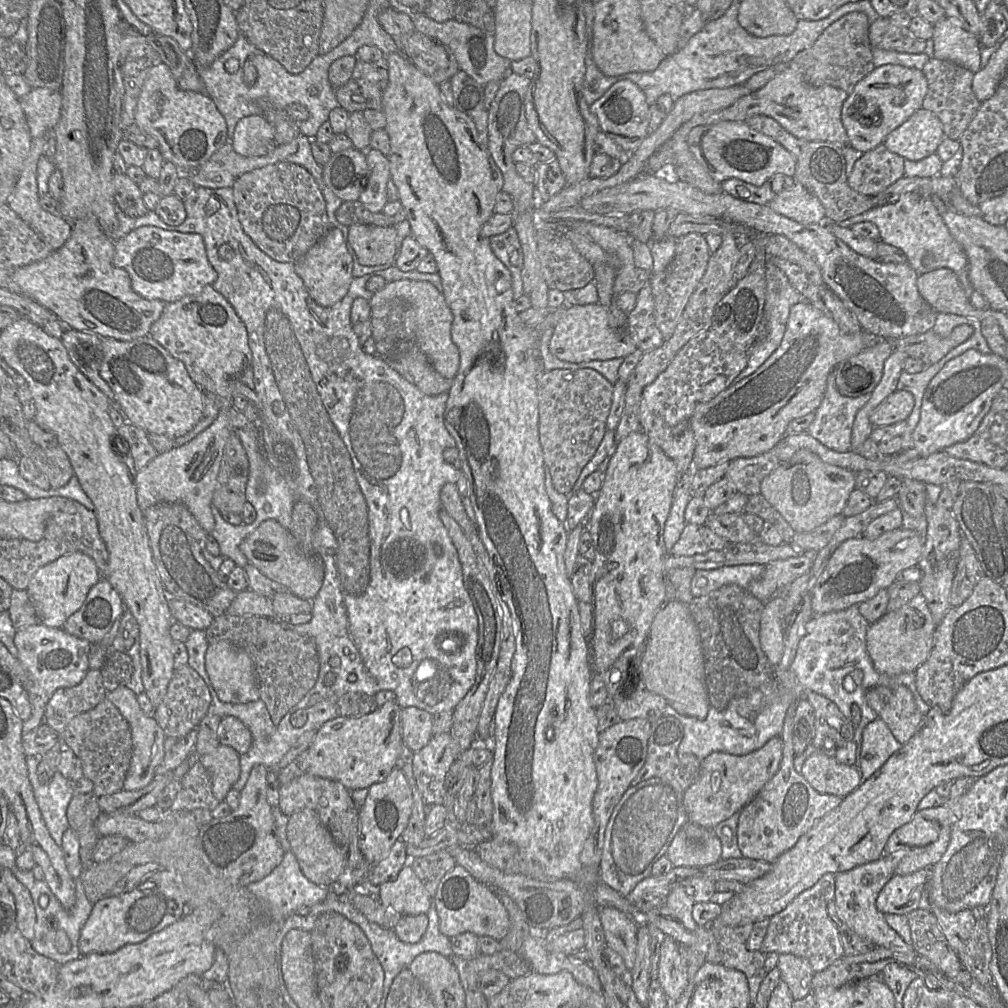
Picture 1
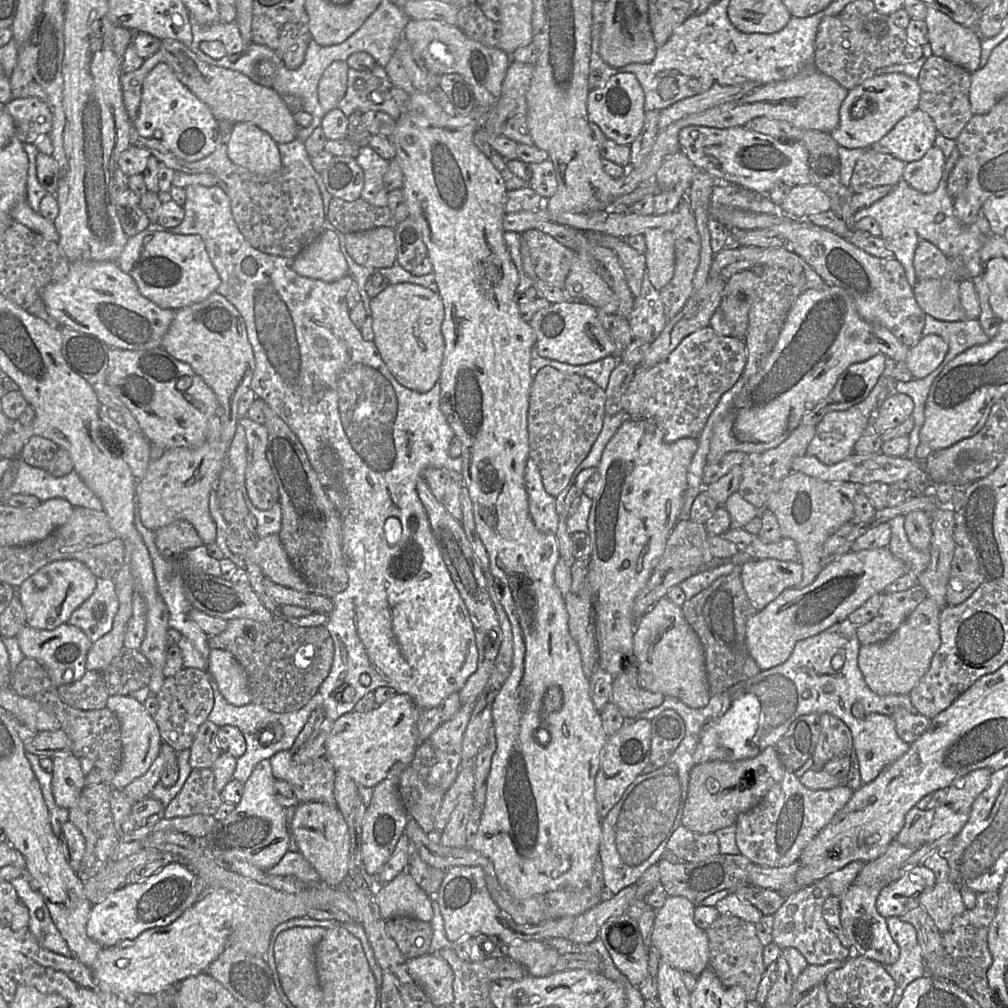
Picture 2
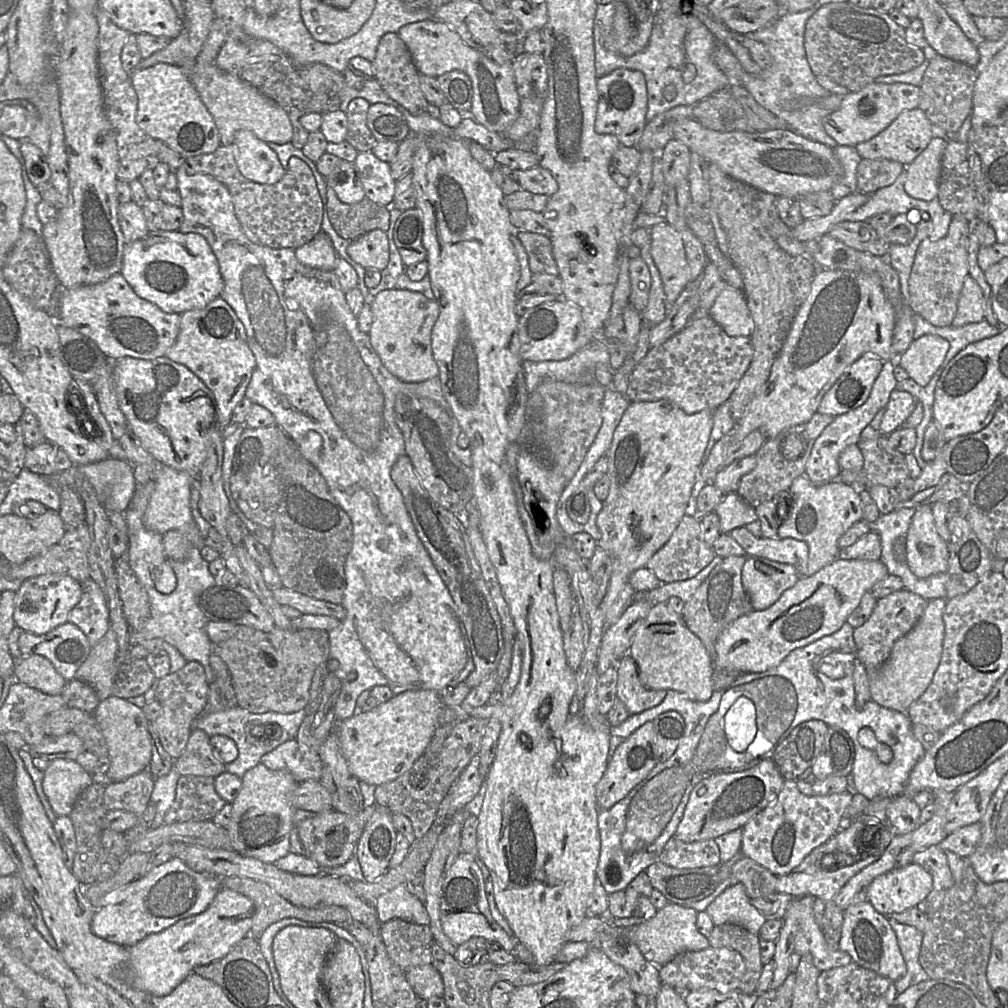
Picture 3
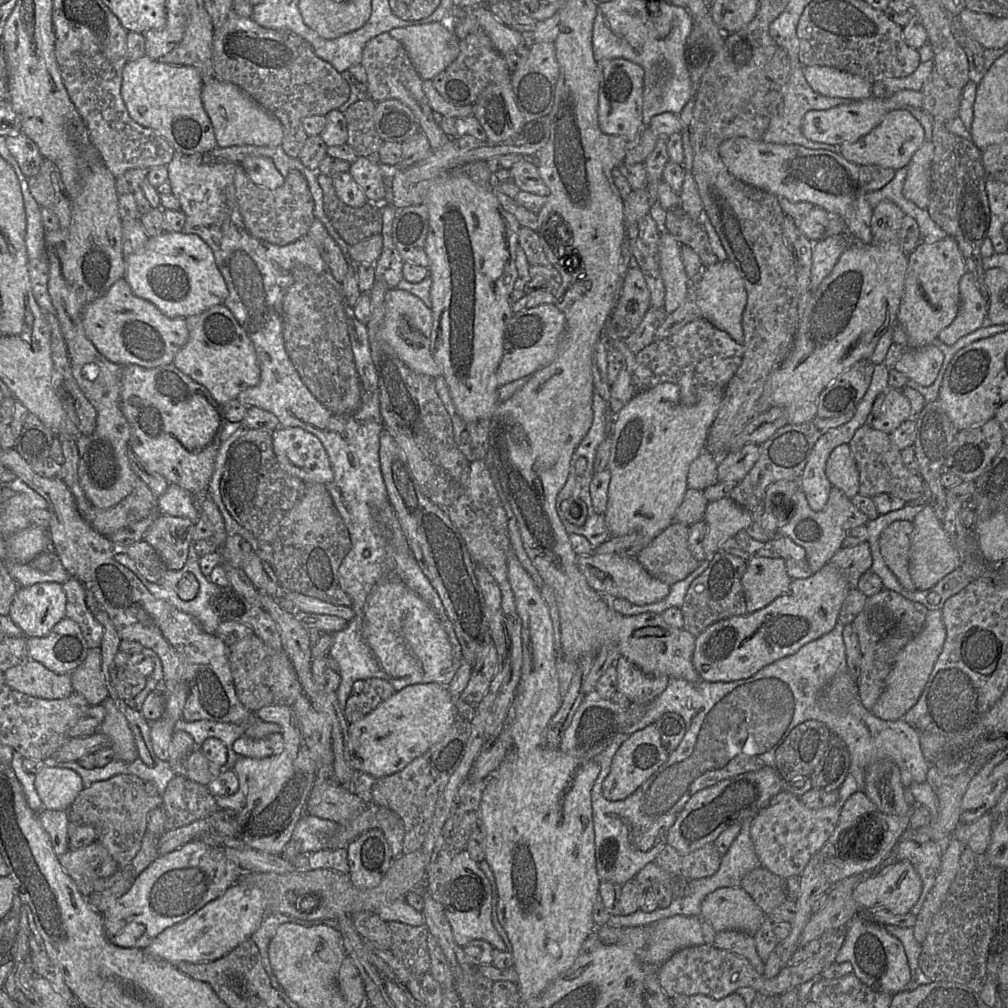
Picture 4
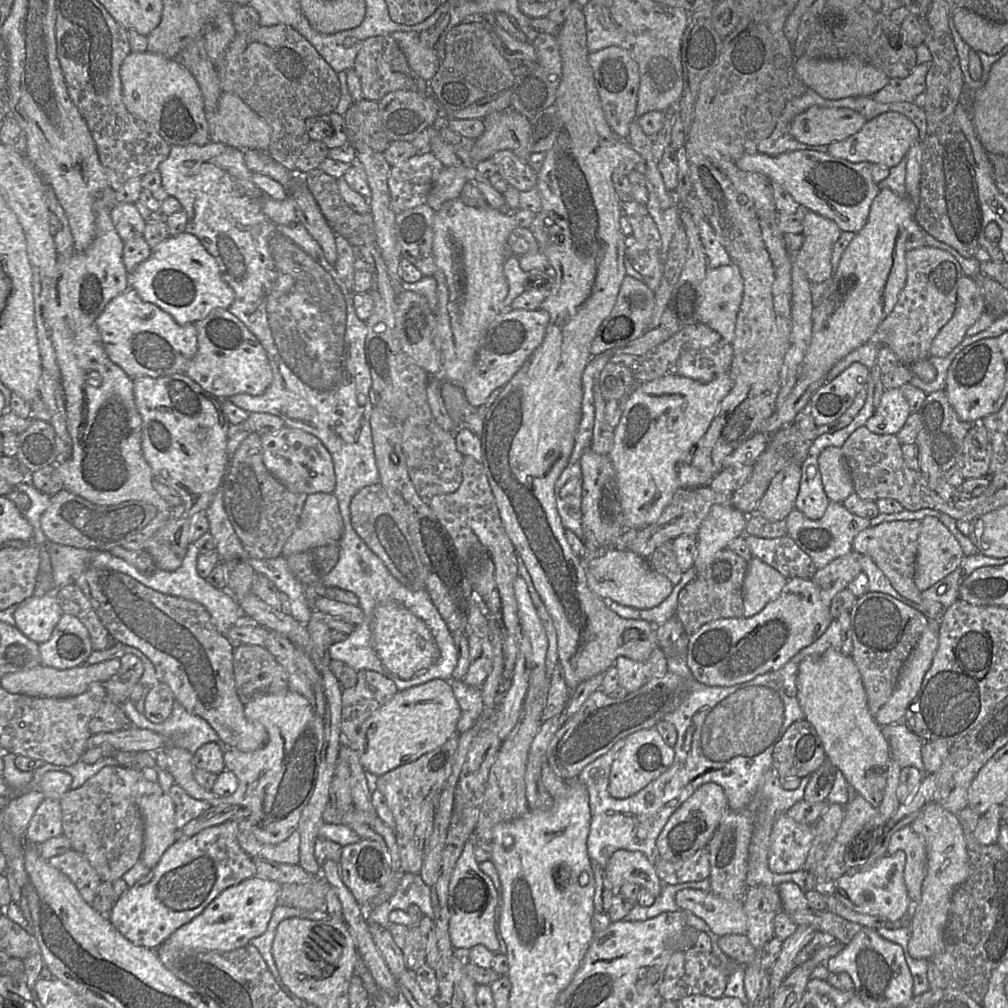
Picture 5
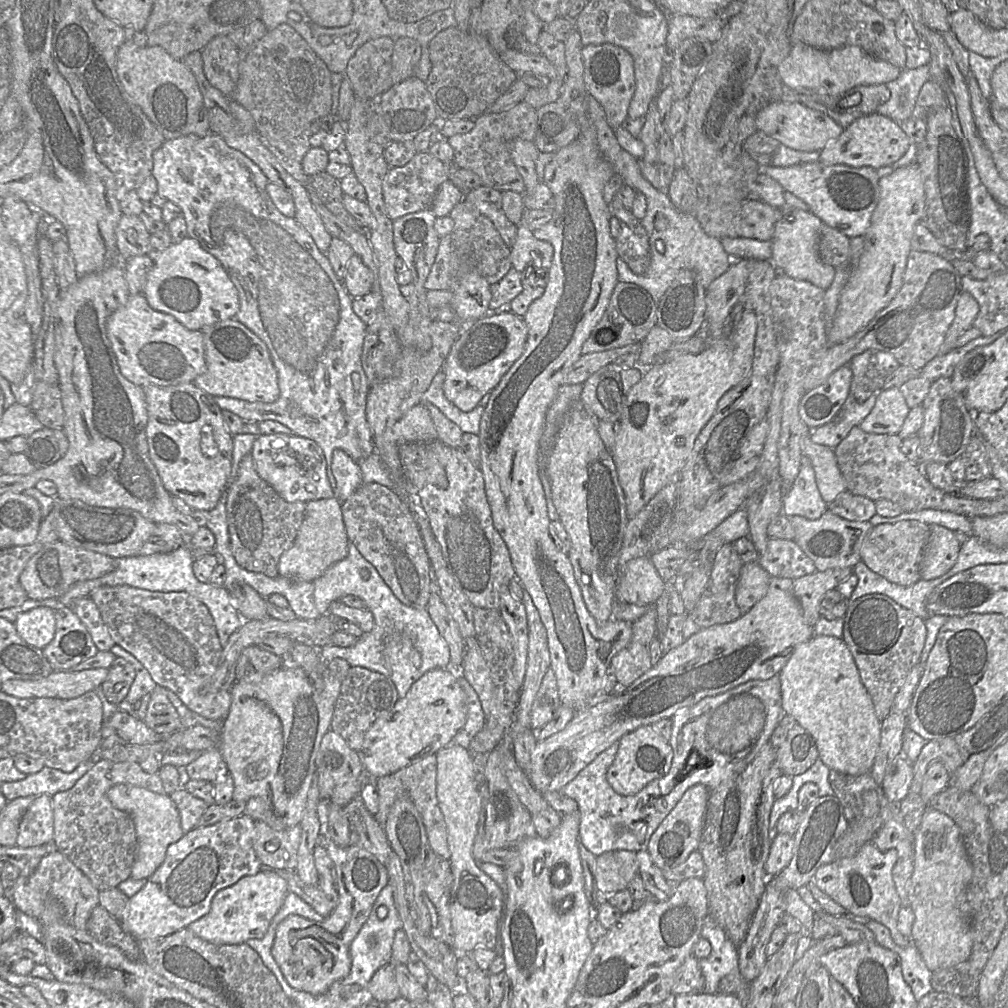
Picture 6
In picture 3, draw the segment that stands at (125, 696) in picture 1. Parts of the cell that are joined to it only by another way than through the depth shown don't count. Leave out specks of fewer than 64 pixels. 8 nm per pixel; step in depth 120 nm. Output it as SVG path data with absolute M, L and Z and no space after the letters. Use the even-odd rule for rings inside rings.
M109 696L100 701L93 715L108 747L110 767L106 776L109 781L124 781L149 767L152 756L152 738L148 730L149 721L141 708L126 699Z

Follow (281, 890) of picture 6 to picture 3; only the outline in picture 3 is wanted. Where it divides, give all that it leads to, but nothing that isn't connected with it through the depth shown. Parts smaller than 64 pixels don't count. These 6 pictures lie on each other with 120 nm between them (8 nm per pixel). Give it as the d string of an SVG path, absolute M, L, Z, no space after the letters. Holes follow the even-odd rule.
M220 889L209 907L200 914L179 920L167 929L150 934L128 948L129 961L123 978L135 989L154 996L170 994L197 966L225 957L250 934L254 904L246 896Z

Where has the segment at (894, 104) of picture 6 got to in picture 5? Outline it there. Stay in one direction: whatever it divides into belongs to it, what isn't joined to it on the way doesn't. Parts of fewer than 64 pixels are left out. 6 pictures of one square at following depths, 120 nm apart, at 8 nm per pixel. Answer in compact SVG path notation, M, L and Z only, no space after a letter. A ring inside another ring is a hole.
M931 61L917 64L905 78L892 78L873 97L880 103L910 102L925 91L926 75L931 67Z

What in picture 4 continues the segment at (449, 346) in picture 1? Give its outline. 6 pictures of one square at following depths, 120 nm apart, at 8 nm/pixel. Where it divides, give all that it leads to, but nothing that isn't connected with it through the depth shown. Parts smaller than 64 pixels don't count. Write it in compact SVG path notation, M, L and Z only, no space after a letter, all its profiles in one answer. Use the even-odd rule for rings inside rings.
M389 289L385 295L385 317L382 328L384 339L401 361L411 370L436 378L442 370L430 351L432 310L417 296L400 289Z

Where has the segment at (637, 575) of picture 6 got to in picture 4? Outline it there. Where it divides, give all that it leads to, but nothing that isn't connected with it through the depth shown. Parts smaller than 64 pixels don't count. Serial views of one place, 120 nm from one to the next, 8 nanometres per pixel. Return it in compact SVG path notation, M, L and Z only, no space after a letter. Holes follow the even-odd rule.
M614 554L576 555L576 565L589 587L606 598L621 598L635 605L661 601L670 592L670 586L651 576L633 557Z

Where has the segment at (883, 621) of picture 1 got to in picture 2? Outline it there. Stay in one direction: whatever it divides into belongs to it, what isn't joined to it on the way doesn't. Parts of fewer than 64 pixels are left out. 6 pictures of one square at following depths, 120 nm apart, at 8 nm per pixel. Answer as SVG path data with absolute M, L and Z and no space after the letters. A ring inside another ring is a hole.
M926 597L904 620L900 627L886 640L861 645L858 666L868 687L880 696L910 695L930 667L931 660L940 647L940 608L930 597Z

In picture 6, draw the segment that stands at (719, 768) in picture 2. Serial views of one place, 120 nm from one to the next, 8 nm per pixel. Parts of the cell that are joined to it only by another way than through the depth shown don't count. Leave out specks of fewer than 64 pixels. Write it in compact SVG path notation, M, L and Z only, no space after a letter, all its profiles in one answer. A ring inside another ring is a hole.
M703 784L690 787L651 835L647 852L652 862L659 869L668 870L675 868L686 861L690 853L697 850L702 833L709 793L709 788Z

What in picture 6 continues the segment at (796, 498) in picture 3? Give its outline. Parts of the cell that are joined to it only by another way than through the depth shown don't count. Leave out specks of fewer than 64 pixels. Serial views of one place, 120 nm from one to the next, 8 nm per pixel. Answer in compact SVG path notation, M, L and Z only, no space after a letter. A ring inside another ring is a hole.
M826 510L817 520L809 520L799 515L788 518L795 531L795 543L814 562L817 571L853 568L861 561L861 545L868 532L873 528L869 521L849 521L829 510Z

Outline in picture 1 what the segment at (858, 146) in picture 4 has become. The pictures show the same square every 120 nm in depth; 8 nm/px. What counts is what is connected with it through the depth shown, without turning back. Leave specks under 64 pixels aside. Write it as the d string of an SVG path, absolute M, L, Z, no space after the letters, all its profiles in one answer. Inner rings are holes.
M920 108L890 132L883 145L904 159L919 161L936 153L944 137L939 118L933 112Z

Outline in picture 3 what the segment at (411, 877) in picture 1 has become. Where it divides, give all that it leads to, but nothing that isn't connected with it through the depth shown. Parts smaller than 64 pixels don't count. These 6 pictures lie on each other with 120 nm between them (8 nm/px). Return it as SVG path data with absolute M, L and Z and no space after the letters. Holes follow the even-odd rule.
M404 884L381 895L374 903L380 923L400 918L419 925L429 925L425 905L406 889Z

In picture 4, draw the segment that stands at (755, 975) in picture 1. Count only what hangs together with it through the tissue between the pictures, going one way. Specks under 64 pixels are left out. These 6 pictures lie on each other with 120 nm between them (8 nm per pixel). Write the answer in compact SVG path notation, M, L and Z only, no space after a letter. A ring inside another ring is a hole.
M738 930L716 932L712 945L744 957L755 971L764 973L764 962L757 953L754 937Z

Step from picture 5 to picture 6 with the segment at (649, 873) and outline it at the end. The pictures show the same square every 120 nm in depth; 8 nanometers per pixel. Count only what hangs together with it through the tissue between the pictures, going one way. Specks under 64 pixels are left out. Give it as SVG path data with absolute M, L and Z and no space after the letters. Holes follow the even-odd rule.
M610 850L596 856L596 885L604 896L627 889L637 875L639 863L634 851Z

